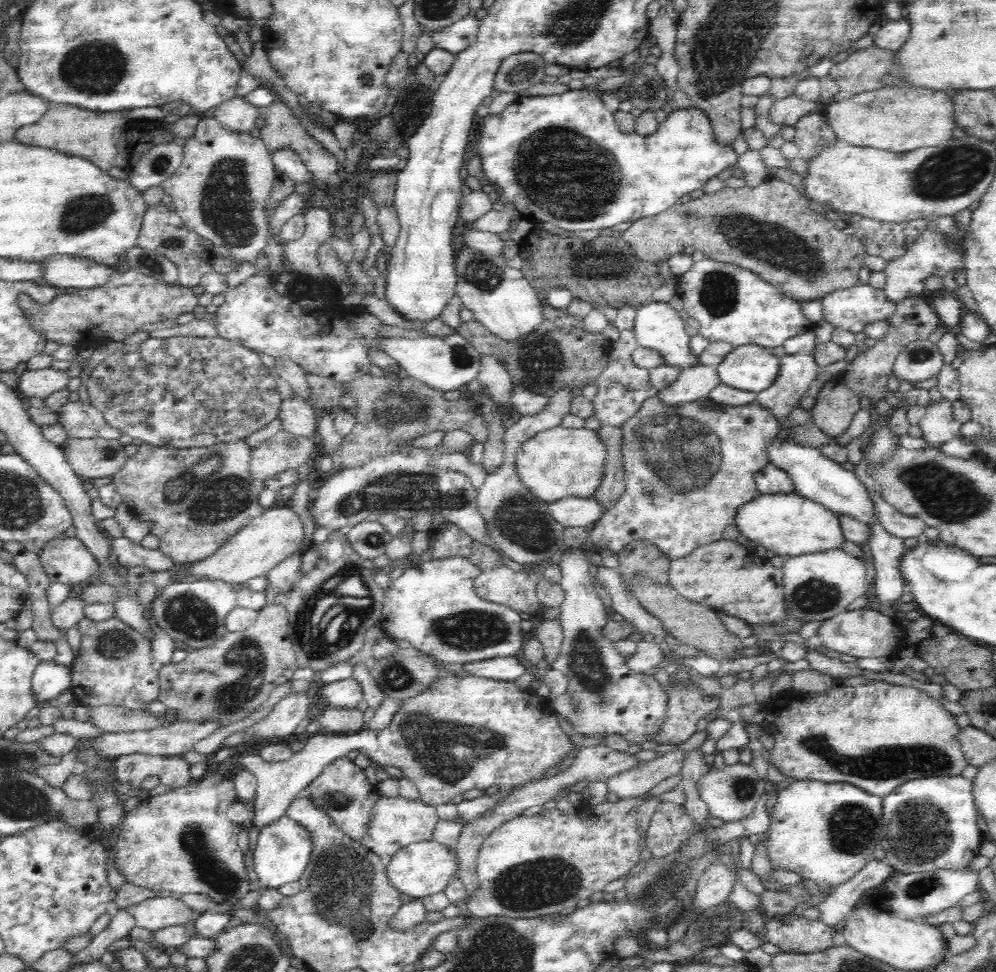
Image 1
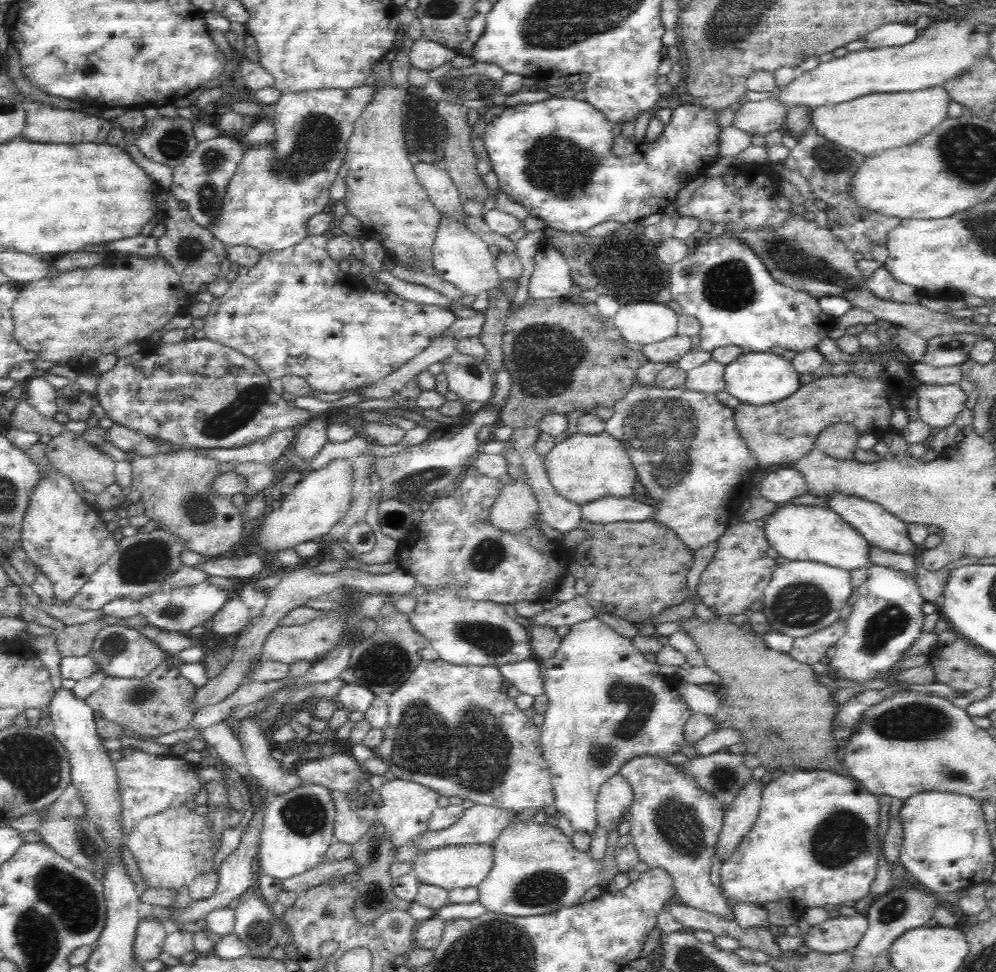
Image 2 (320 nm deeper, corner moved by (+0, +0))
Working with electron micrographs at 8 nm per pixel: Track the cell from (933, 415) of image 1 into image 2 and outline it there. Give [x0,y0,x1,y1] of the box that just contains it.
[914,384,967,428]

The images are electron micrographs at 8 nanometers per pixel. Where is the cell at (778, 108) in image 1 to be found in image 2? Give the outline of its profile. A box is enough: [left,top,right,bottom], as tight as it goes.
[732,98,785,134]

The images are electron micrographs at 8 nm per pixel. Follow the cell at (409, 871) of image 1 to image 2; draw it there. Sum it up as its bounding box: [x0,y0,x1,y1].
[413,844,494,890]

